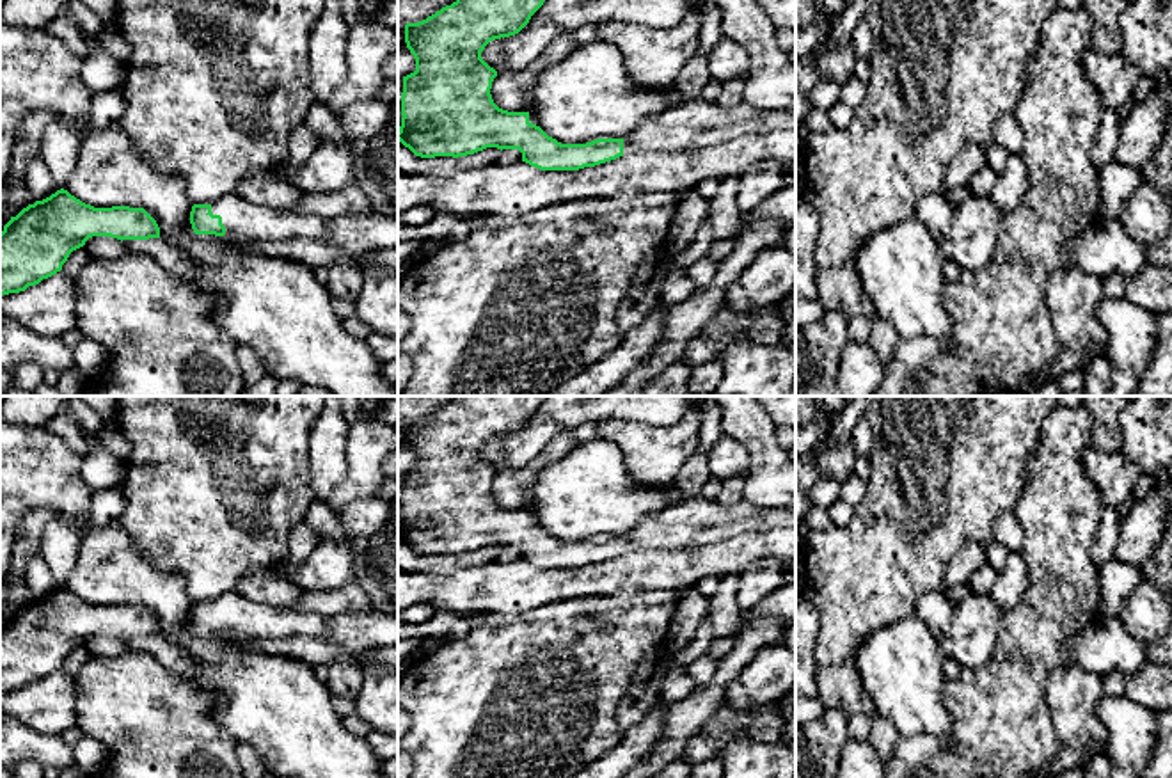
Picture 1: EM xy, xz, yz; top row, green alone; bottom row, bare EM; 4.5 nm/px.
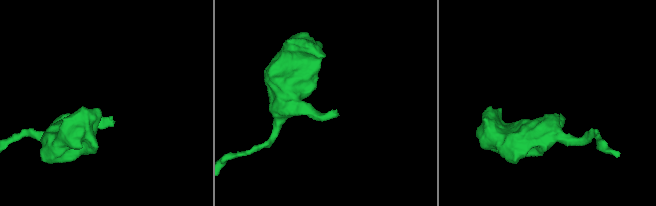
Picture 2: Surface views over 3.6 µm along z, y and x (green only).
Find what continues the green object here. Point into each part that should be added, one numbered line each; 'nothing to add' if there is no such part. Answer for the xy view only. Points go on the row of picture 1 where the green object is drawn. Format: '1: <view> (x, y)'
1: xy (244, 221)

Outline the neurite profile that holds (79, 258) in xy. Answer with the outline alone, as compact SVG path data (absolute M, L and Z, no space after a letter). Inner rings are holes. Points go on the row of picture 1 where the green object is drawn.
M76 249L69 254L67 261L62 265L62 274L75 279L82 272L82 268L92 259L92 256L85 249Z

